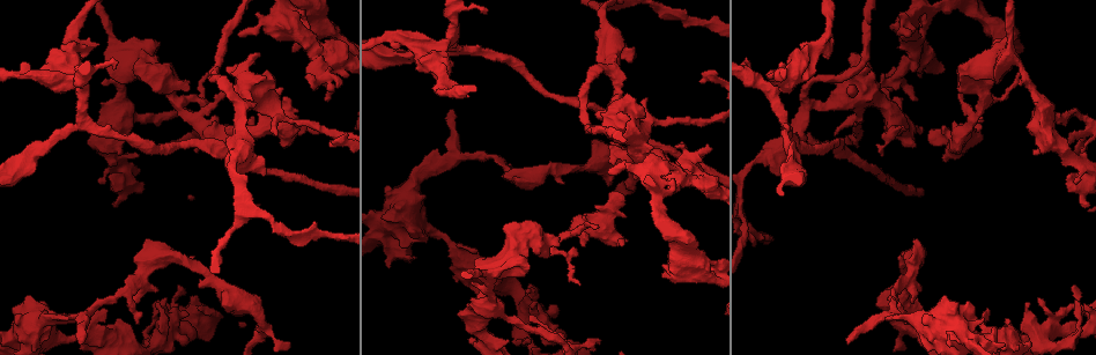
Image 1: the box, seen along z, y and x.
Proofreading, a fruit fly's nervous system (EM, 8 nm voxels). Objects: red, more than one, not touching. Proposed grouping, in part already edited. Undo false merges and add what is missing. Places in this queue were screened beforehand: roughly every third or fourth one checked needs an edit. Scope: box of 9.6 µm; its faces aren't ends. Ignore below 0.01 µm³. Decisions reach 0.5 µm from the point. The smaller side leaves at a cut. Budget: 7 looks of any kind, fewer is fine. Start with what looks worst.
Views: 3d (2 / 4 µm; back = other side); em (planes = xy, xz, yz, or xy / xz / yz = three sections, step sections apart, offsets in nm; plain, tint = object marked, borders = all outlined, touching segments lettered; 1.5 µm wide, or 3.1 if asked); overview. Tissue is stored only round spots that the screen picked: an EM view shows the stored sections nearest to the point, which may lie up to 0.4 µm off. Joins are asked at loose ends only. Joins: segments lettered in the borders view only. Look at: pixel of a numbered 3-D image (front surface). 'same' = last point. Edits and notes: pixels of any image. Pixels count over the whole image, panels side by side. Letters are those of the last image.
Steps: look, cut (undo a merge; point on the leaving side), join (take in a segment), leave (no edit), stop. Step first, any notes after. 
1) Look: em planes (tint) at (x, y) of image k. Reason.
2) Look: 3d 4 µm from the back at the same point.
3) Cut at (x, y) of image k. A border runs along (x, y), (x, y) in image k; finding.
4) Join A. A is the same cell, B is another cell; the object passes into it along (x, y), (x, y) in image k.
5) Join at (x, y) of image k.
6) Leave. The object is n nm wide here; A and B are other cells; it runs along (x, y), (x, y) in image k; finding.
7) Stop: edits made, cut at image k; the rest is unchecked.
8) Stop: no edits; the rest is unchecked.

Look: 3d 4 µm at (662, 266) of image 1. Free end.

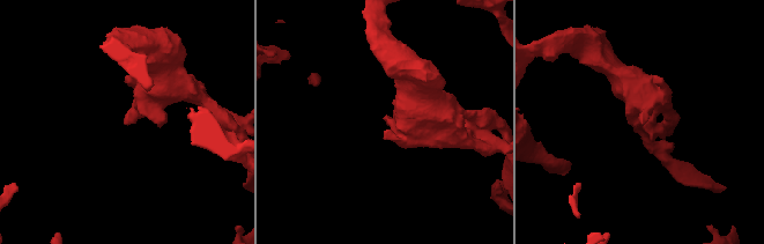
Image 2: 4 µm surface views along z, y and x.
Look: em planes (borders) at (125, 123) of image 2.

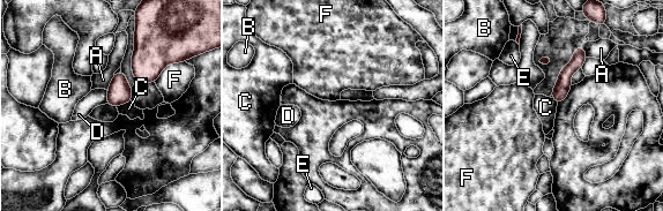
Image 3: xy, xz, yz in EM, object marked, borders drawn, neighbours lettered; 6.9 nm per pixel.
Leave. A, B, C, D, E and F are other cells; none of them fits.

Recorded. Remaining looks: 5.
Look: 3d 2 µm at (458, 316) of image 1. Free end.

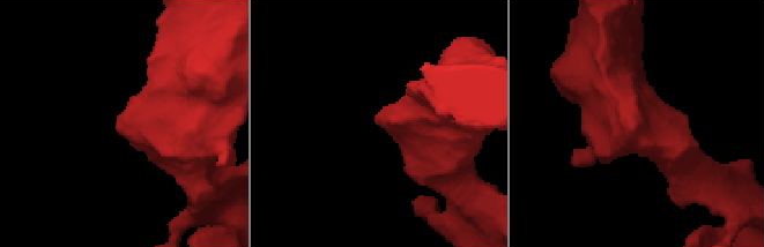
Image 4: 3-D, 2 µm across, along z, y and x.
Look: em planes (tint) at (376, 120) of image 4. Need the tissue.

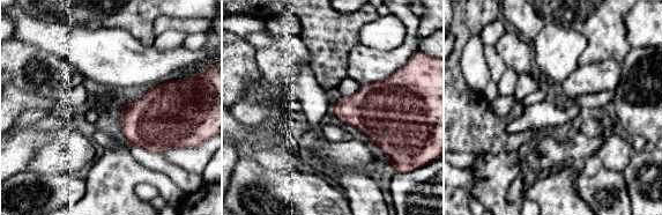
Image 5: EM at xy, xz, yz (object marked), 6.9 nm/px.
Look: em planes (borders) at the same point. What lies round it.

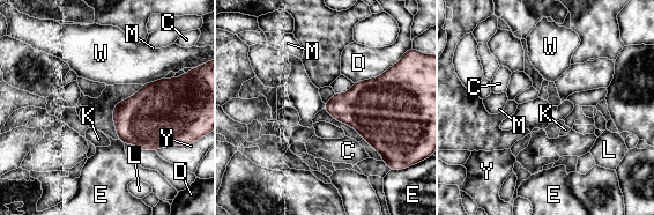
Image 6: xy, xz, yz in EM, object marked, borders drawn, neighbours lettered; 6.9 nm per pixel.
Leave. C, D, E, K, L, M, W and Y are other cells; a border runs along (119, 138), (124, 145) in image 6; none of them fits.

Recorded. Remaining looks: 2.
Look: em planes (borders) at (327, 97) of image 1. Free end.

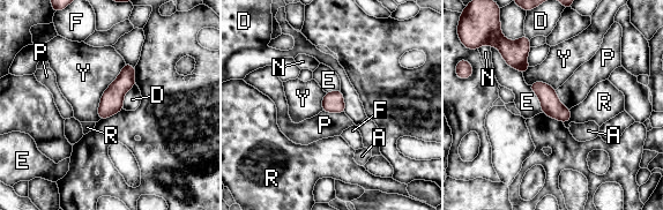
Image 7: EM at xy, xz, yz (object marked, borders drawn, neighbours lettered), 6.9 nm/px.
Leave. The longest contact is with Y, 440 nm; A, D, E, F, N, P, R and Y are other cells; a border runs along (555, 90), (559, 102), (570, 109) in image 7; none of them fits.

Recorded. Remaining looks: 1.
Stop: no edits; the rest is unchecked.

